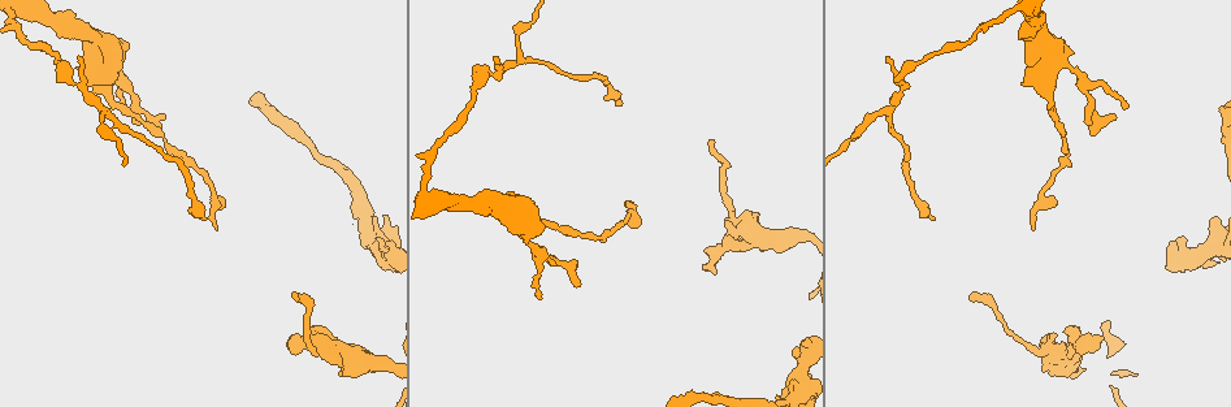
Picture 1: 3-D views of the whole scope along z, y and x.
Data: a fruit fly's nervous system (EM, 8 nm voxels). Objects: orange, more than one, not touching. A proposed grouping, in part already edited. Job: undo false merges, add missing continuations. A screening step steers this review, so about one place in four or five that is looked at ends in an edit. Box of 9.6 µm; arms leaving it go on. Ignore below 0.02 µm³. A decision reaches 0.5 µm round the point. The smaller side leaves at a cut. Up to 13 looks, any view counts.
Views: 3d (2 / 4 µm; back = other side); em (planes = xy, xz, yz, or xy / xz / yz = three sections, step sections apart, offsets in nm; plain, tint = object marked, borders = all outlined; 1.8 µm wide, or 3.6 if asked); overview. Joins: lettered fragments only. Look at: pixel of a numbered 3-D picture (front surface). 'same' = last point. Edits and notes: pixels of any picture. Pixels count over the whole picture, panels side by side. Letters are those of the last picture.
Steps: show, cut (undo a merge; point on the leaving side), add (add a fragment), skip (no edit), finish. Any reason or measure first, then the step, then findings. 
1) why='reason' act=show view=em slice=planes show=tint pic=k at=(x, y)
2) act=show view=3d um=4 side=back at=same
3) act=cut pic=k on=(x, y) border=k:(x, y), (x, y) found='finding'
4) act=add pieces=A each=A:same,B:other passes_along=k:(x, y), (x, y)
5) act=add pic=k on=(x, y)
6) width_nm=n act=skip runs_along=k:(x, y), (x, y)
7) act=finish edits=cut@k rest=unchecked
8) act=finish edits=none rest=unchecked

why='branch stops here' act=show view=3d um=4 pic=1 at=(623, 103)

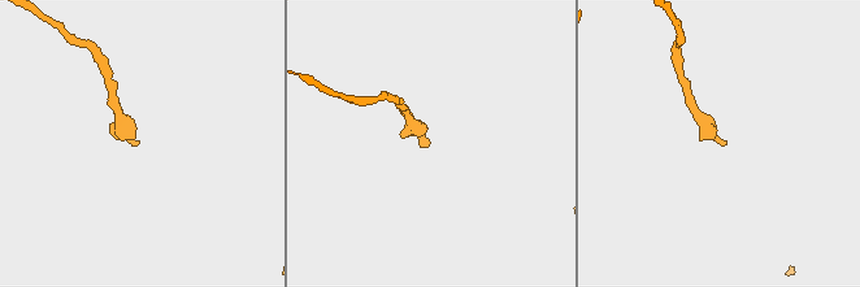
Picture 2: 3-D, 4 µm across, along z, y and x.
act=show view=em slice=planes show=plain pic=2 at=(426, 142)

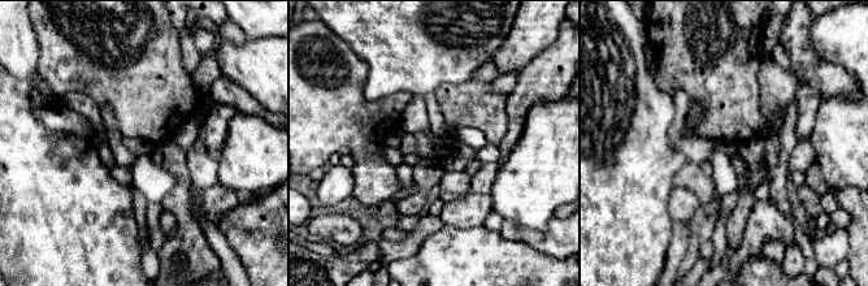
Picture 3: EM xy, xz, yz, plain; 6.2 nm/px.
why='see the neighbours' act=show view=em slice=planes show=borders at=same

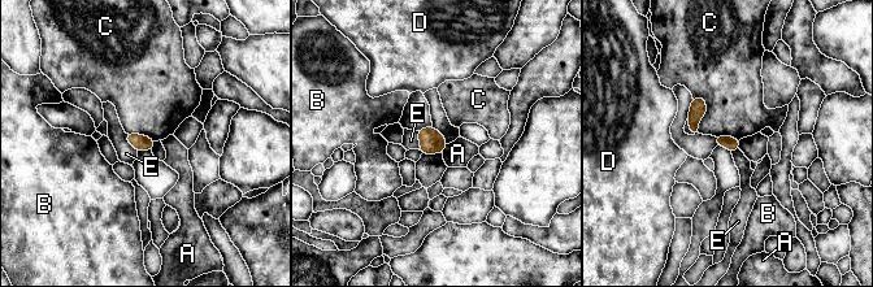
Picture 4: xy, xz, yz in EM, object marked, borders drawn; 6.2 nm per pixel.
act=skip each=A:other,B:other,C:other,D:other,E:other border=4:(695, 96), (706, 104), (699, 133) found='no lettered fragment goes on from it'

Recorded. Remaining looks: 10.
why='thin neck' act=show view=3d um=4 pic=1 at=(898, 84)

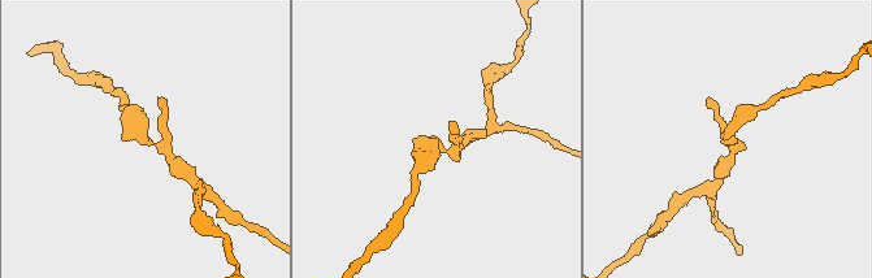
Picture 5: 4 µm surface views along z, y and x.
why='shape alone is not enough' act=show view=em slice=xy step=16 show=borders pic=5 at=(441, 149)

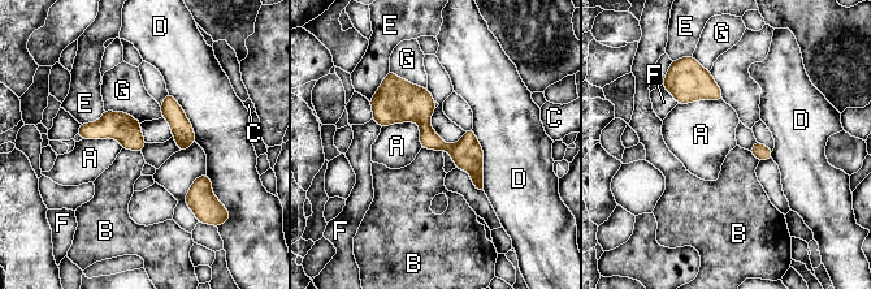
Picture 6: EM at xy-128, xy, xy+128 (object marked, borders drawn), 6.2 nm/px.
width_nm=130 act=skip each=A:other,B:other,C:other,D:other,E:other,F:other,G:other border=6:(423, 147), (442, 151) found='all the same cell'

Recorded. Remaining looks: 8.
why='sudden change in width' act=show view=3d um=4 pic=1 at=(1058, 65)

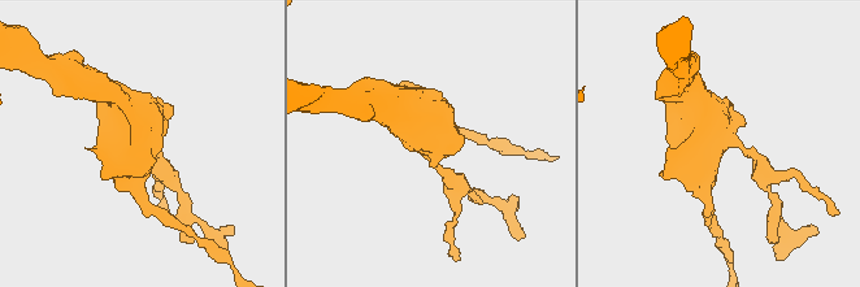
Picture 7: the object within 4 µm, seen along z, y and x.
why='now the EM' act=show view=em um=3.6 slice=planes show=plain pic=7 at=(433, 144)

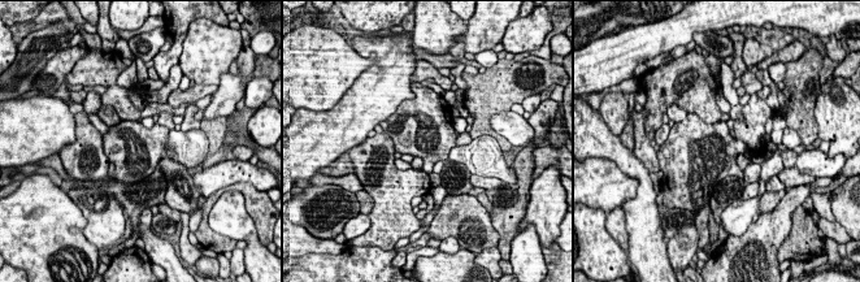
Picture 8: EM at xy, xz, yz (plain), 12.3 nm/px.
act=show view=em um=3.6 slice=planes show=borders at=same

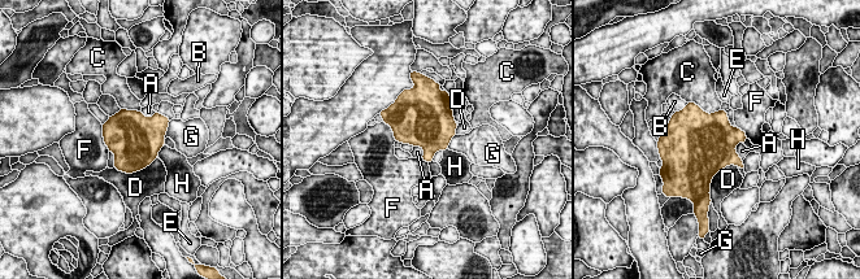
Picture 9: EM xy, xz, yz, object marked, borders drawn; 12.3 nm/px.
width_nm=650 act=skip each=A:other,B:other,C:other,D:other,E:other,F:other,G:other,H:other border=9:(738, 142), (735, 152), (742, 160) found='one cell here'

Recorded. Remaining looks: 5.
why='free end' act=show view=3d um=2 pic=1 at=(1099, 344)

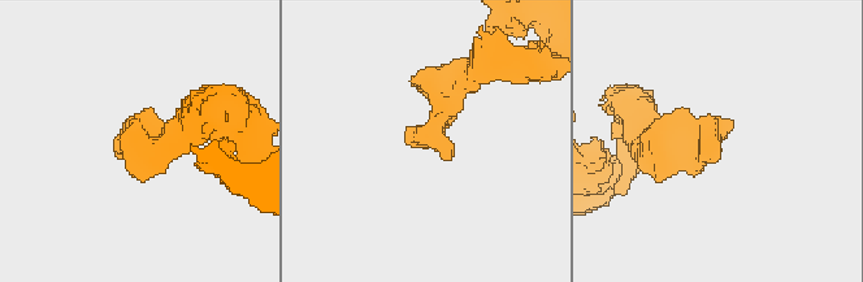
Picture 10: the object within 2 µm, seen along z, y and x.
act=show view=em slice=planes show=borders pic=10 at=(113, 148)

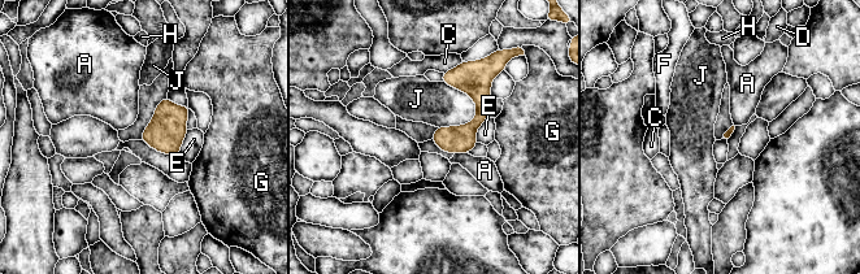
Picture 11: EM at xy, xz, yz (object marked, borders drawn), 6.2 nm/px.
act=skip each=A:other,C:other,D:other,E:other,F:other,G:other,H:other,J:other border=11:(443, 81), (474, 103), (469, 124) found='none of them fits'

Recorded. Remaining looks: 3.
act=show view=em slice=xz step=8 show=tint pic=1 at=(801, 350)

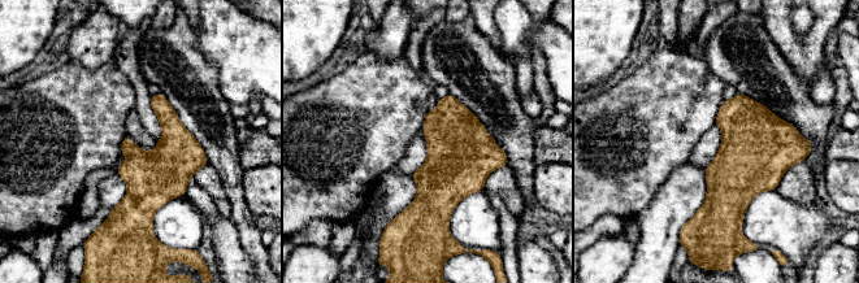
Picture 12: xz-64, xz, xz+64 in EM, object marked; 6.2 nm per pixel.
why='what lies round it' act=show view=em slice=xz step=8 show=borders at=same

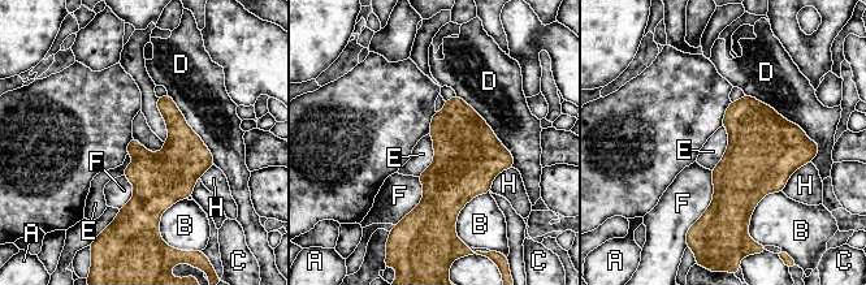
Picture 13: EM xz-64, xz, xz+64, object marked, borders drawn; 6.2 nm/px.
act=skip each=A:other,B:other,C:other,D:other,E:other,F:other,H:other border=13:(429, 133), (433, 162), (418, 176) found='no lettered fragment goes on from it'

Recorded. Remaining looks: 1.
act=finish edits=none rest=unchecked

